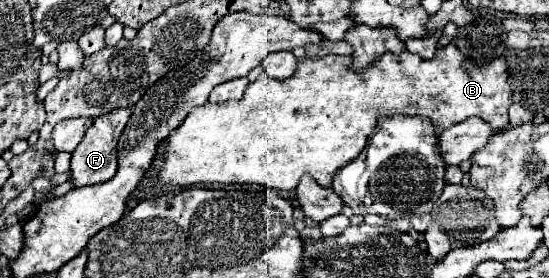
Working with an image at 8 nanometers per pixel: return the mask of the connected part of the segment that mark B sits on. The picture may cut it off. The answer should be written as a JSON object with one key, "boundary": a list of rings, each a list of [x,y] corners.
{"boundary":[[[454,44],[438,48],[436,56],[428,62],[414,54],[384,54],[380,62],[364,70],[352,70],[348,56],[322,56],[298,60],[296,72],[286,80],[270,78],[262,74],[246,88],[246,94],[238,102],[204,104],[192,108],[186,120],[164,140],[164,164],[154,178],[154,190],[166,190],[170,186],[190,188],[196,184],[262,184],[276,192],[290,192],[298,186],[302,174],[310,174],[320,186],[328,188],[336,170],[352,162],[366,146],[368,136],[374,134],[378,120],[394,114],[426,116],[440,130],[466,120],[468,116],[480,116],[494,130],[502,130],[508,124],[510,86],[504,60],[492,60],[488,66],[476,66],[468,62]]]}

